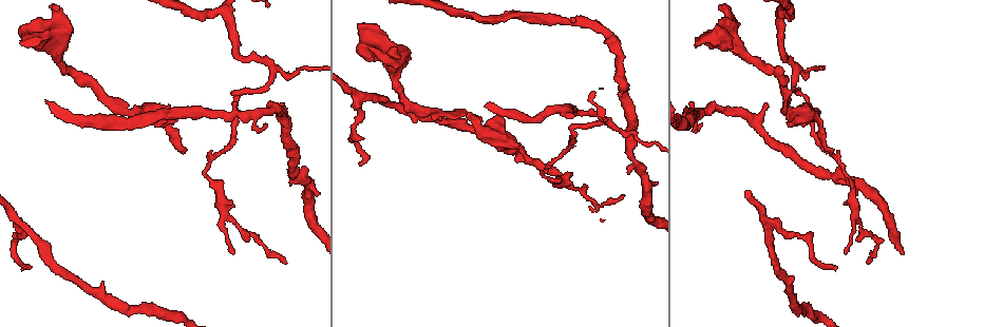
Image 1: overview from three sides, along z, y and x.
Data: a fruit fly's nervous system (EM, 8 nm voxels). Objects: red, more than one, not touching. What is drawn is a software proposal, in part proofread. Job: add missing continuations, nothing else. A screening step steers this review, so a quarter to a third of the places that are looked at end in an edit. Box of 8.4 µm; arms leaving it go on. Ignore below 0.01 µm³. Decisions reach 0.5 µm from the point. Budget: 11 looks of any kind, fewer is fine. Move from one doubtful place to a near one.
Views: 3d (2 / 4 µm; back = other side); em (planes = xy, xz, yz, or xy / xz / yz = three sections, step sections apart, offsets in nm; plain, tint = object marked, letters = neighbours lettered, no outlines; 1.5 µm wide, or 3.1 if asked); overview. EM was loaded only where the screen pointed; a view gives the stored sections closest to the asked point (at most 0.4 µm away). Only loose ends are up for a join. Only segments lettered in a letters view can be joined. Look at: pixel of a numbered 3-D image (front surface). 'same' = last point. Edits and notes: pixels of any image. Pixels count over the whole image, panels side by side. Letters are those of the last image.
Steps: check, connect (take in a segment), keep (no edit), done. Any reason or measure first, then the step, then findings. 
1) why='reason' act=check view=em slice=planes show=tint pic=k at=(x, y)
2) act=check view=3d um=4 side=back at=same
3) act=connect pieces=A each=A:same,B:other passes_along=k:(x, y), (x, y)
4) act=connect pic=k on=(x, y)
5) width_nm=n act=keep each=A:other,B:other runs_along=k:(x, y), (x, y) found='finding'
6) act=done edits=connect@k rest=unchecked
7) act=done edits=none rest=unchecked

why='an open end' act=check view=3d um=2 pic=1 at=(518, 160)

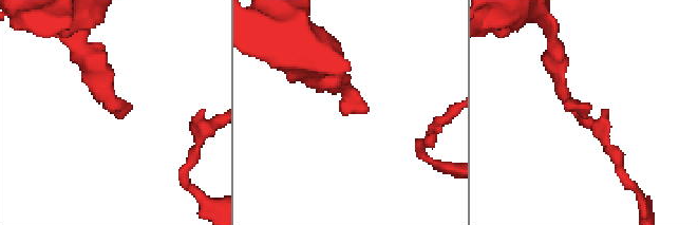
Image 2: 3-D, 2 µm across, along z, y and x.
why='shape alone is not enough' act=check view=em slice=planes show=letters pic=2 at=(117, 115)

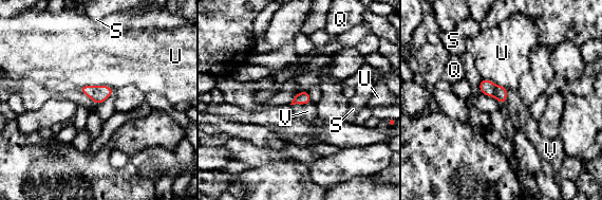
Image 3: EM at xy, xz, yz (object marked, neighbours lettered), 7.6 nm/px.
width_nm=100 act=connect pieces=V each=Q:other,S:other,U:other,V:same passes_along=3:(303, 97), (301, 104), (307, 111) found='it goes on there'

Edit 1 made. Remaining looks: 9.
act=check view=3d um=4 pic=1 at=(282, 103)

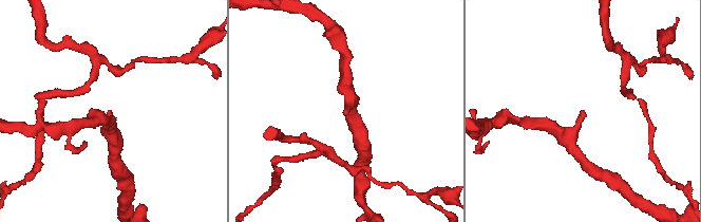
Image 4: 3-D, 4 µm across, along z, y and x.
act=check view=em slice=xy step=8 show=tint pic=4 at=(346, 114)

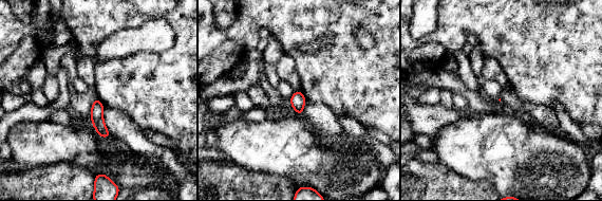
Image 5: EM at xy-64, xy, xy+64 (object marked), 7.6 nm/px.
why='another direction' act=check view=em slice=planes show=letters at=same

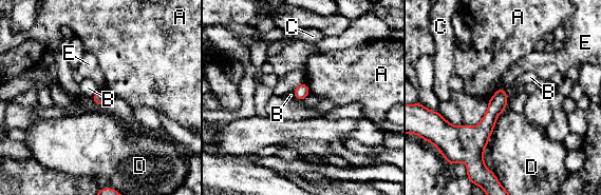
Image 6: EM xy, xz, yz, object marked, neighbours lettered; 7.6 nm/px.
act=keep each=A:other,B:other,C:other,D:other,E:other found='none of them fits'

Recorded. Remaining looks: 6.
why='branch stops here' act=check view=em slice=planes show=letters pic=1 at=(696, 41)

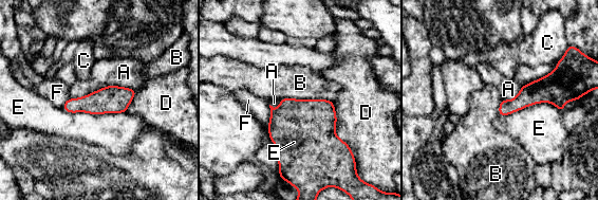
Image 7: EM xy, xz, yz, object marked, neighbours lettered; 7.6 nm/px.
longest_contact=A:500nm act=keep each=A:other,B:other,C:other,D:other,E:other,F:other border=7:(278, 98), (326, 98), (333, 102) found='none of them fits'

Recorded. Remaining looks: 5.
why='free end' act=check view=em um=3.1 slice=xz step=16 show=letters pic=1 at=(837, 268)

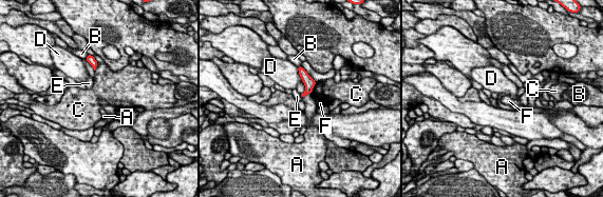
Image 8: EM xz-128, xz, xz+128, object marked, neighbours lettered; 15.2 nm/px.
act=check view=em um=3.1 slice=yz step=16 show=letters at=same

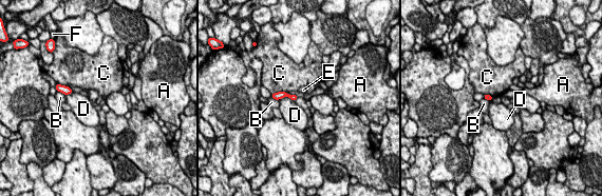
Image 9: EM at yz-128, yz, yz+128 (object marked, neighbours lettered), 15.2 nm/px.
width_nm=100 act=keep each=A:other,B:other,C:other,D:other,E:other,F:other runs_along=9:(274, 96), (288, 95), (295, 97) found='no lettered segment goes on from it'

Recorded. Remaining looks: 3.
act=done edits=connect@3 rest=unchecked

